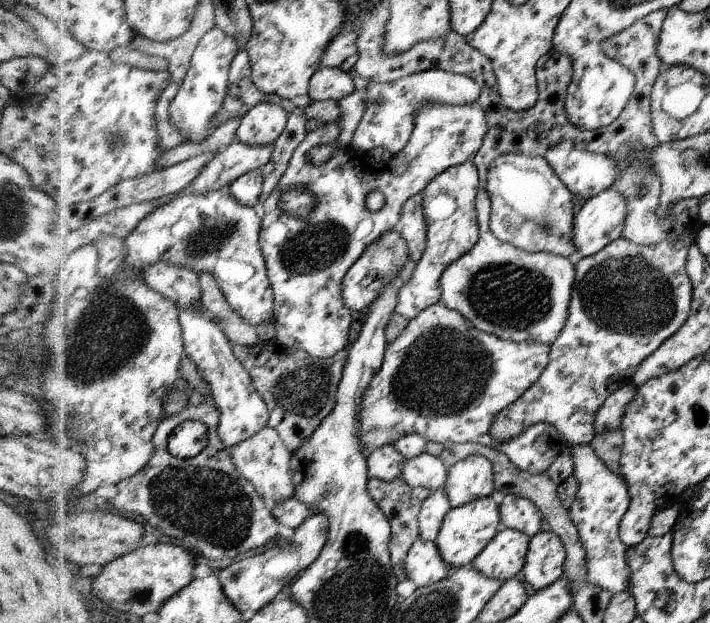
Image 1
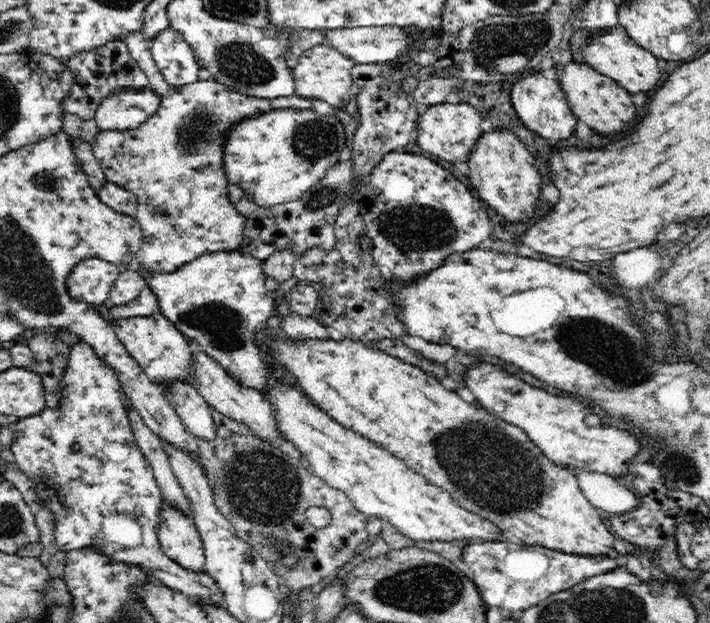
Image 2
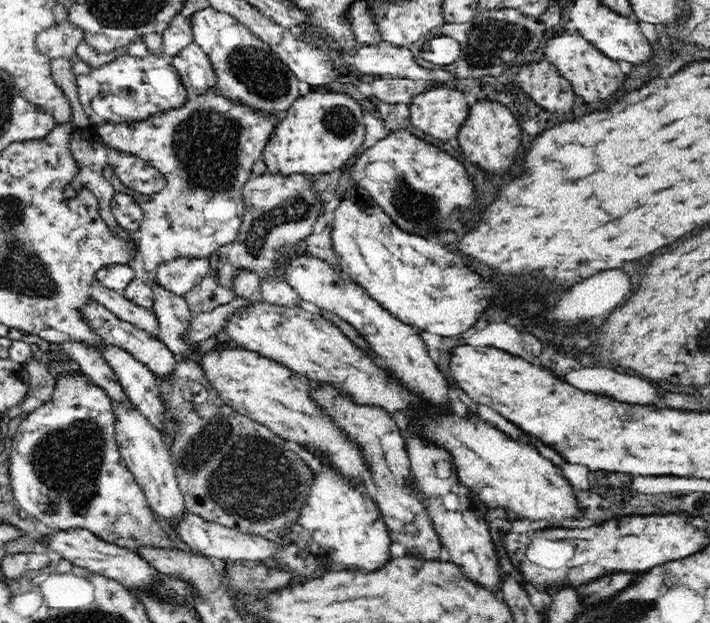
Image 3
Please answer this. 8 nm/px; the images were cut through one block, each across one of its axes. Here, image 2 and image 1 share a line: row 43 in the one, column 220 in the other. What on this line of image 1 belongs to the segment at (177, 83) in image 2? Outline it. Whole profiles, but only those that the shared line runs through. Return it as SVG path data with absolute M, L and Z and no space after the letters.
M234 142L224 151L214 156L214 160L204 168L204 172L180 194L164 196L160 198L160 207L174 202L176 198L184 194L204 194L220 190L228 184L239 181L242 176L250 174L250 171L262 169L268 162L272 162L275 146L250 146L243 142Z

